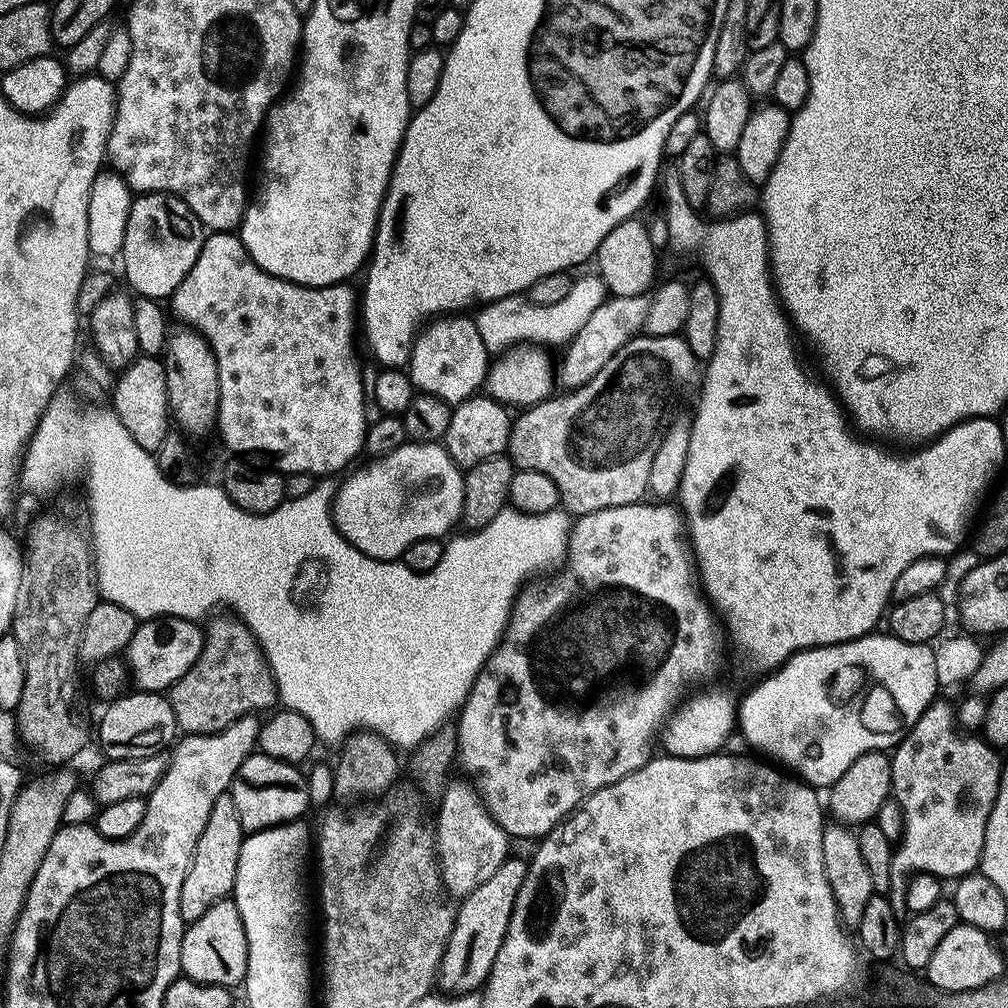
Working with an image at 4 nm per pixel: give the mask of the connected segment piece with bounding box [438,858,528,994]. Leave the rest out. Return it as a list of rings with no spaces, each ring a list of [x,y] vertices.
[[[515,858],[504,860],[502,866],[498,866],[498,870],[494,874],[490,874],[490,878],[486,878],[486,882],[482,882],[482,886],[478,886],[459,901],[458,907],[455,909],[456,921],[453,929],[450,930],[438,973],[438,984],[444,987],[441,989],[445,993],[472,994],[483,989],[484,985],[488,983],[488,975],[494,966],[494,958],[498,958],[498,949],[502,947],[502,938],[506,938],[506,930],[510,926],[518,890],[522,890],[522,882],[527,873],[528,864],[525,861],[515,860]]]

